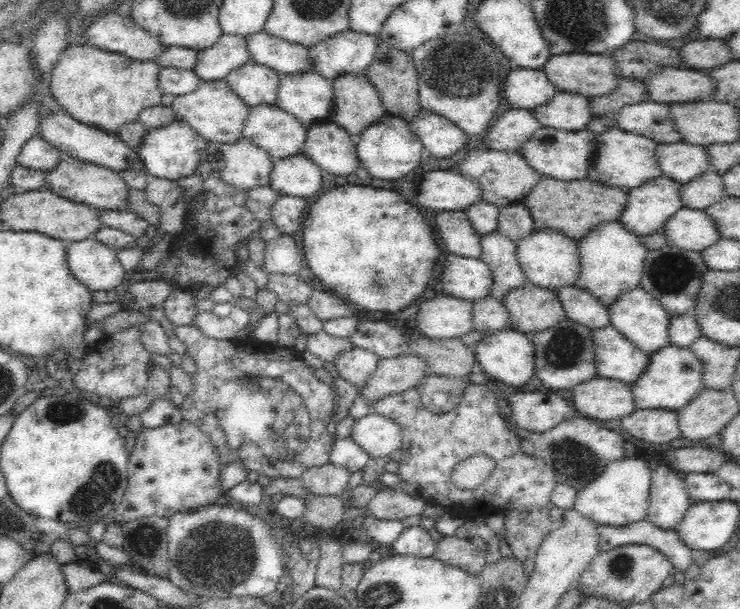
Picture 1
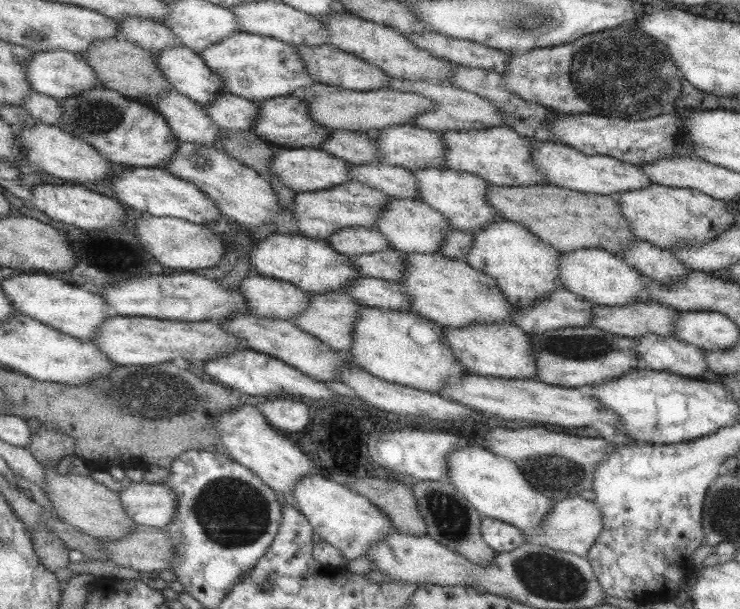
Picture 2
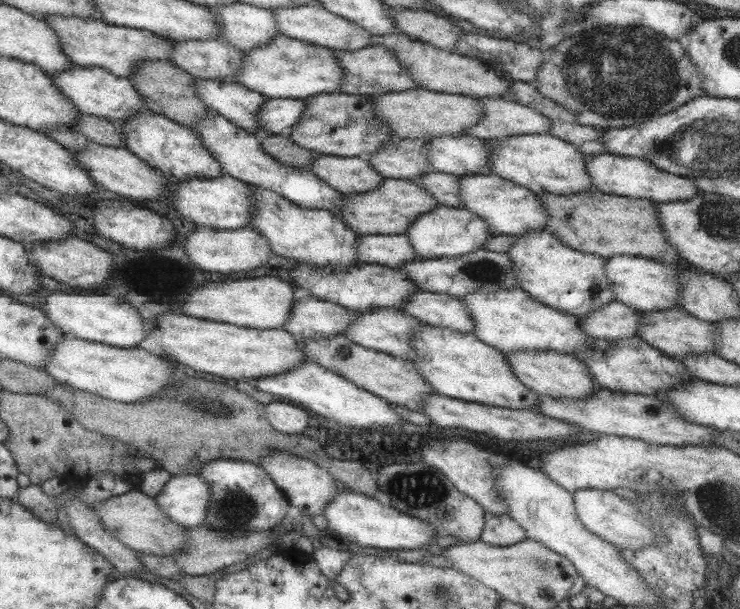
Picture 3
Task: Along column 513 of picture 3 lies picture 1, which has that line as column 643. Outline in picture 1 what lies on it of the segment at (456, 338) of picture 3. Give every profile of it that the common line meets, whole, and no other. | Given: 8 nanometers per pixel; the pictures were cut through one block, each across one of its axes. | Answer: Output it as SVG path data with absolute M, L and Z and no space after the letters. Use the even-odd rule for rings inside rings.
M670 344L668 348L662 348L660 352L650 354L650 358L652 360L646 374L636 384L632 384L634 402L638 410L678 412L680 408L688 406L692 400L696 400L696 396L700 396L700 392L706 388L702 384L704 372L706 372L704 362L690 348L680 348L680 346Z

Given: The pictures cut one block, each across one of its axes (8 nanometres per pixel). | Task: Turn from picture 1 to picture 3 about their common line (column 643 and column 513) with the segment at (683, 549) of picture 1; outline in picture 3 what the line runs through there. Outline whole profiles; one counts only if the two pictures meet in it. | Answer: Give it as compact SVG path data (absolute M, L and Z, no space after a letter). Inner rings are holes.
M487 514L485 518L485 528L481 532L481 542L491 544L491 546L511 546L511 544L519 544L527 538L527 532L515 524L509 516L491 516Z

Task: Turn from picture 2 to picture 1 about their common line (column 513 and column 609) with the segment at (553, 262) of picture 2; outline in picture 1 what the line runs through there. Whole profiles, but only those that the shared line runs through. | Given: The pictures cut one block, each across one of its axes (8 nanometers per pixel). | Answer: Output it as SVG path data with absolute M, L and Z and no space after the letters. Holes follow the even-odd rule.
M606 222L594 228L586 238L578 242L582 258L582 276L578 288L588 290L604 308L610 308L622 294L628 294L636 288L642 288L644 264L650 254L650 248L644 246L640 236L634 236L620 222Z

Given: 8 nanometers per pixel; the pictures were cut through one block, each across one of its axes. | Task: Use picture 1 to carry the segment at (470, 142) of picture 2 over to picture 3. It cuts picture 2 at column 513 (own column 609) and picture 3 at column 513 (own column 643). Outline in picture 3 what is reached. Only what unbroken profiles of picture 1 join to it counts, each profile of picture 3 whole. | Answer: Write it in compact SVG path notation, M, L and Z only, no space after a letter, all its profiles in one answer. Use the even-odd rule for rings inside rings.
M527 134L527 136L505 136L485 140L489 144L487 172L497 174L521 188L531 190L535 196L559 194L569 196L577 192L593 190L593 182L585 172L585 154L577 146L551 136L551 134Z

